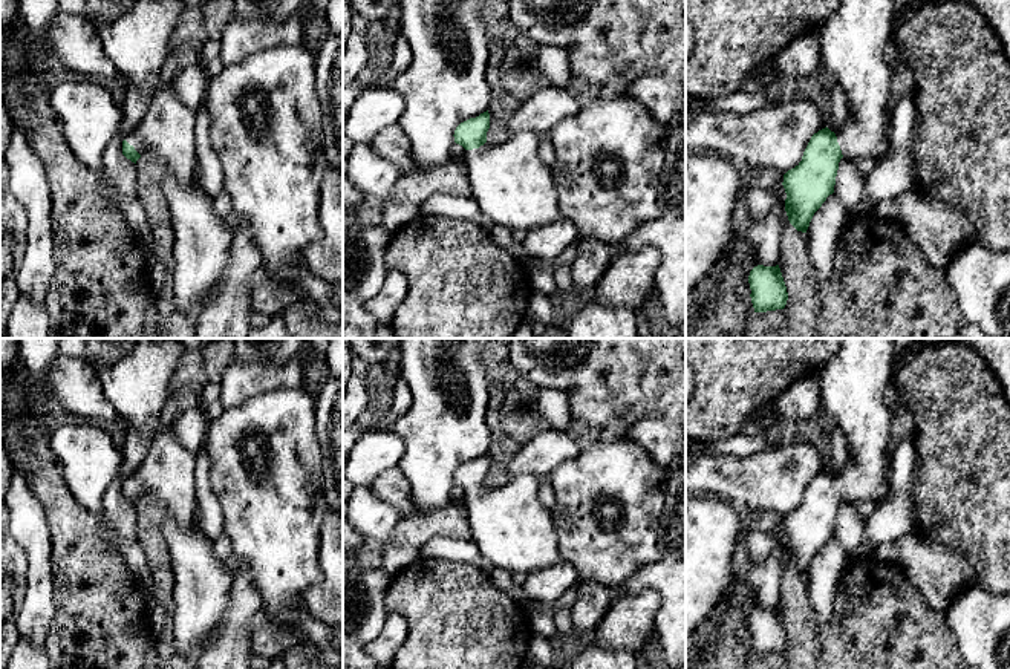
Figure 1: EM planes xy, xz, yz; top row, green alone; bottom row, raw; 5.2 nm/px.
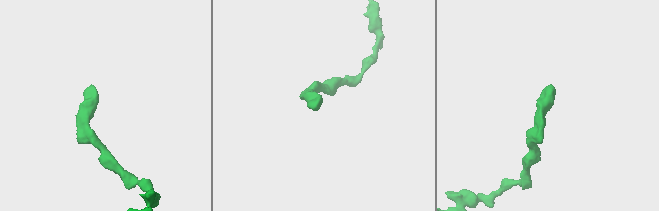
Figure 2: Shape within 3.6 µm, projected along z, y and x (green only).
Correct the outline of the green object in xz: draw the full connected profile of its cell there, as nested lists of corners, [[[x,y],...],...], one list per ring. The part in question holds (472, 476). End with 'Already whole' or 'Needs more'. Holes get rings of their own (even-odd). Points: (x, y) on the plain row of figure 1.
[[[488,453],[461,465],[454,485],[465,491],[464,504],[471,539],[494,568],[531,574],[562,556],[551,508],[539,501],[542,479],[533,475],[487,484]]]. Needs more

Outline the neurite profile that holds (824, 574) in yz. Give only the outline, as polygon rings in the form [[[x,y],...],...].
[[[832,536],[810,565],[806,573],[806,597],[813,605],[819,626],[828,625],[834,612],[837,583],[848,559],[849,553]]]

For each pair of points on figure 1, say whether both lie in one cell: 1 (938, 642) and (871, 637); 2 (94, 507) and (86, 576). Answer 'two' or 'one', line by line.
1: one
2: two

